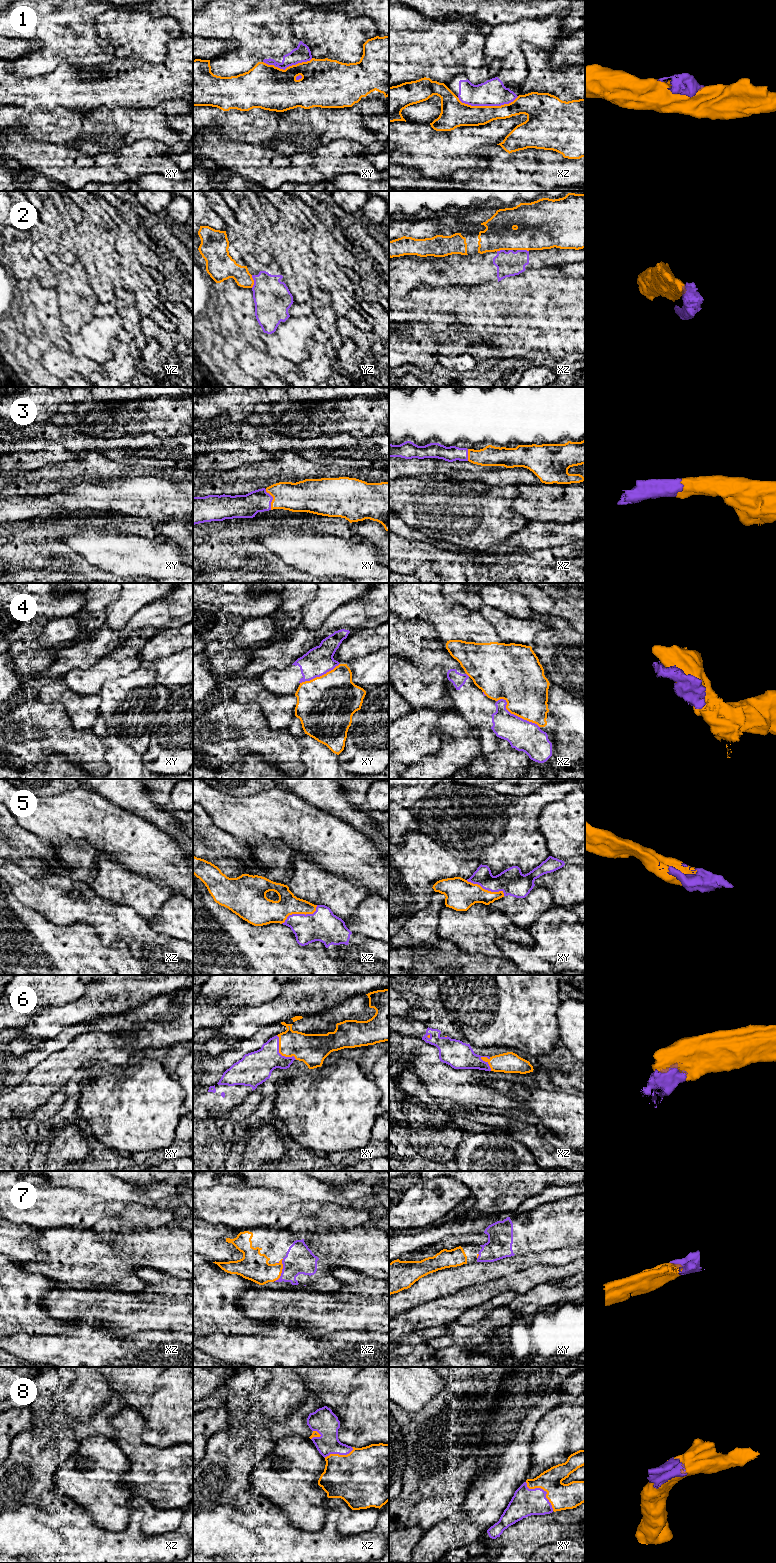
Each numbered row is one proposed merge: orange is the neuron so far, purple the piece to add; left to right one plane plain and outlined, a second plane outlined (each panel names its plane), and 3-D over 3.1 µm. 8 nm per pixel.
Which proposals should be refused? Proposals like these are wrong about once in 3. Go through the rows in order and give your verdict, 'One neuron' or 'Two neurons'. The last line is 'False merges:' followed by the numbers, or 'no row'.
1: Two neurons
2: Two neurons
3: One neuron
4: Two neurons
5: One neuron
6: One neuron
7: One neuron
8: One neuron
False merges: 1, 2, 4

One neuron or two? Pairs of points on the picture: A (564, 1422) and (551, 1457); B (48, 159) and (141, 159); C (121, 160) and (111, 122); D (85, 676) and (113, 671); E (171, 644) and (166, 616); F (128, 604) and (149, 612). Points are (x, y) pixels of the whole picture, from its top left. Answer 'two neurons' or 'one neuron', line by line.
A: one neuron
B: one neuron
C: two neurons
D: one neuron
E: two neurons
F: two neurons

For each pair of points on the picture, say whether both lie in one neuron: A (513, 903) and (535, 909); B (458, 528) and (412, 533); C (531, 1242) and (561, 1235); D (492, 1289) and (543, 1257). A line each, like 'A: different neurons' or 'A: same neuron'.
A: same neuron
B: different neurons
C: same neuron
D: different neurons

